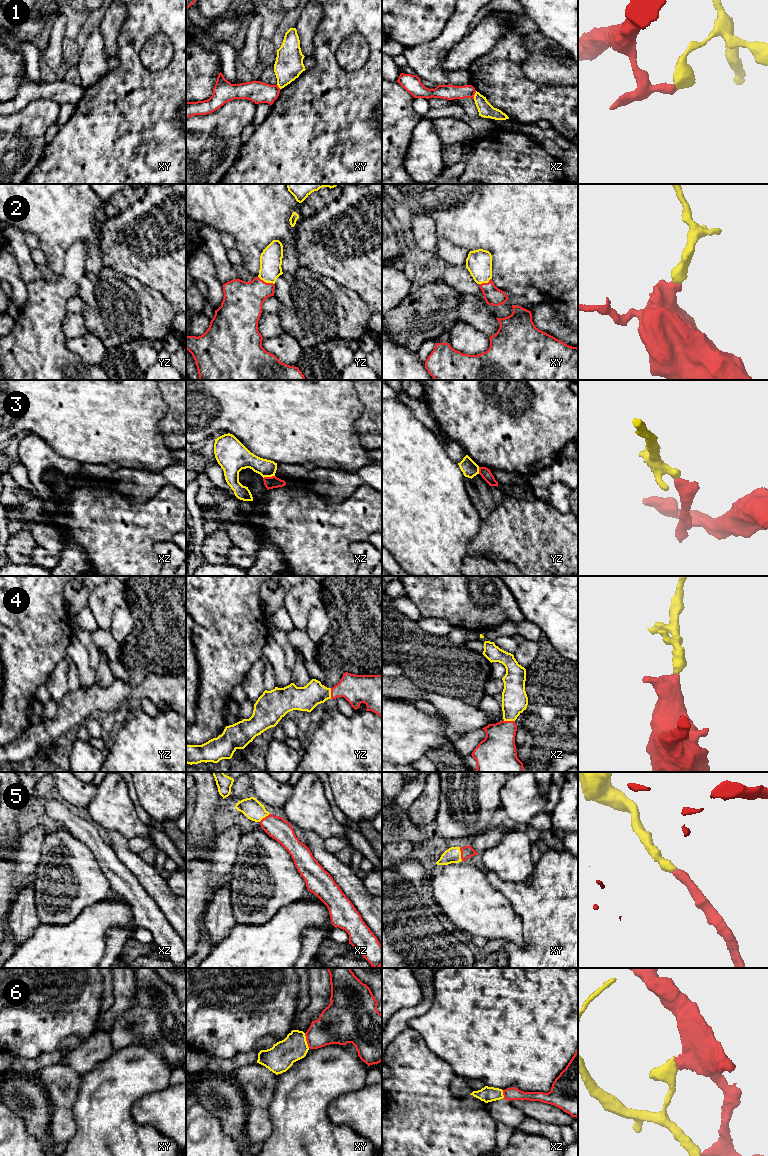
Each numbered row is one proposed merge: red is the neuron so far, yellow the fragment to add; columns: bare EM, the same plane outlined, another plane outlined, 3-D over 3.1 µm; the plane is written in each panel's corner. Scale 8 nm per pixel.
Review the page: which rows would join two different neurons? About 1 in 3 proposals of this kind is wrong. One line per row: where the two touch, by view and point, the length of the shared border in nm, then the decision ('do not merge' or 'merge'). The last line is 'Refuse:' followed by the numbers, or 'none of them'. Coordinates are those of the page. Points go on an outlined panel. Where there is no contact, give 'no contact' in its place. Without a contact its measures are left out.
1: xz (474, 94) | 70 nm | do not merge
2: yz (265, 282) | 140 nm | merge
3: xz (268, 477) | 100 nm | do not merge
4: xz (509, 721) | 100 nm | merge
5: xy (461, 854) | 110 nm | merge
6: xy (306, 1040) | 130 nm | do not merge
Refuse: 1, 3, 6

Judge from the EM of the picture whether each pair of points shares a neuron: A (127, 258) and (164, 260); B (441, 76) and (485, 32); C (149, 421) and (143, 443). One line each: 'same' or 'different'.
A: same
B: different
C: same

